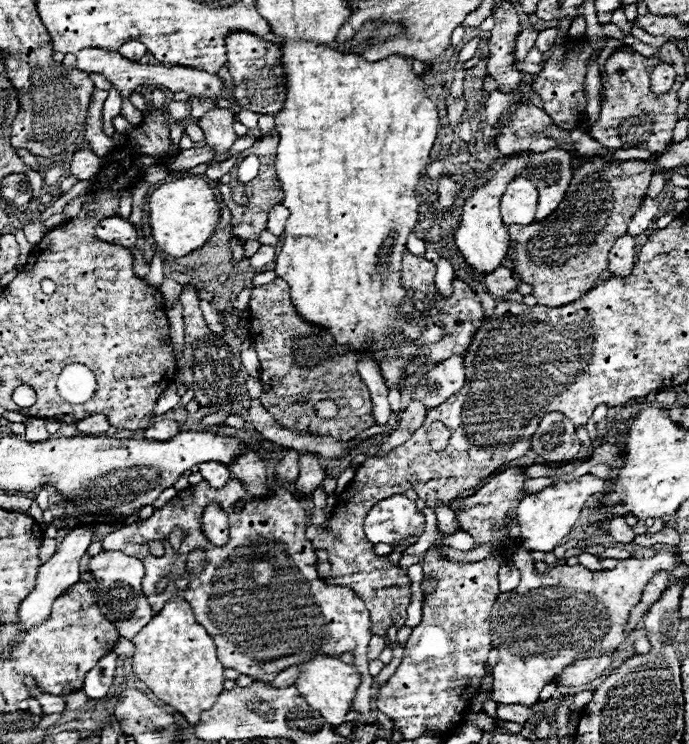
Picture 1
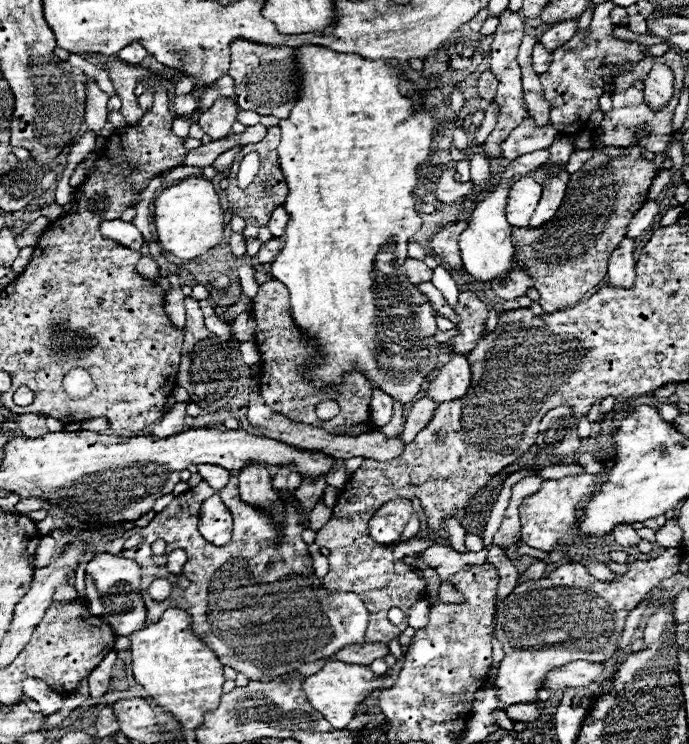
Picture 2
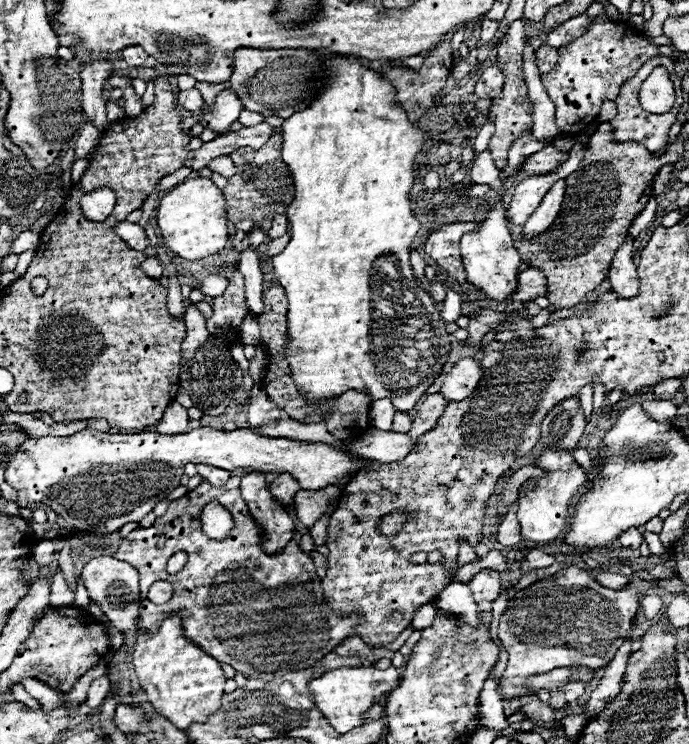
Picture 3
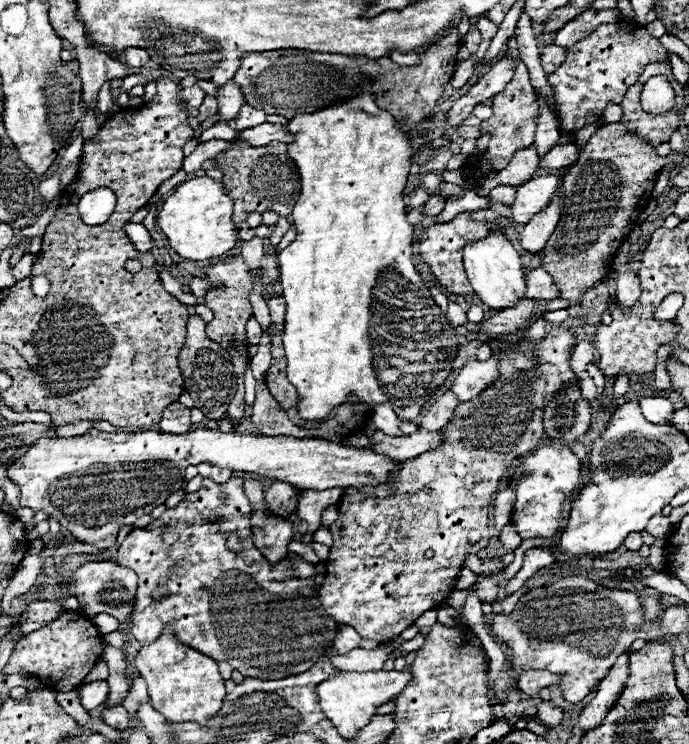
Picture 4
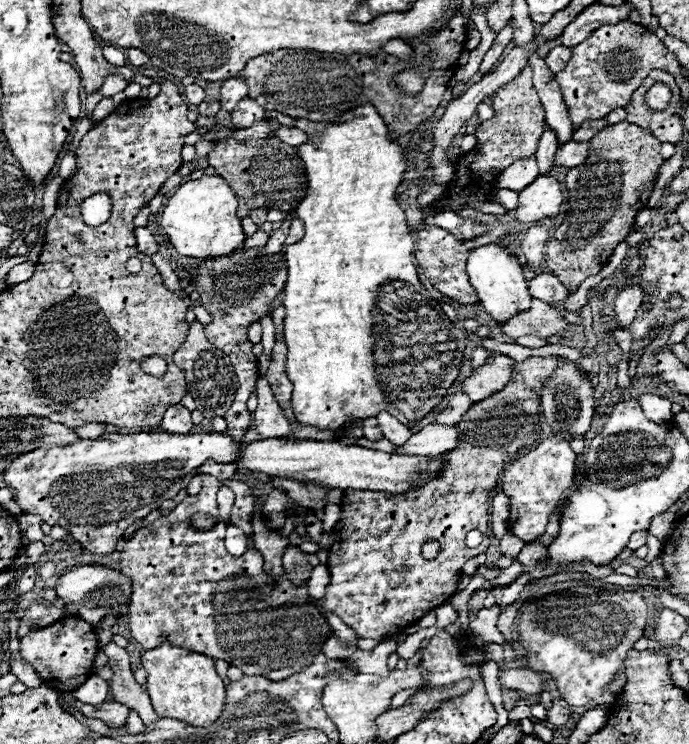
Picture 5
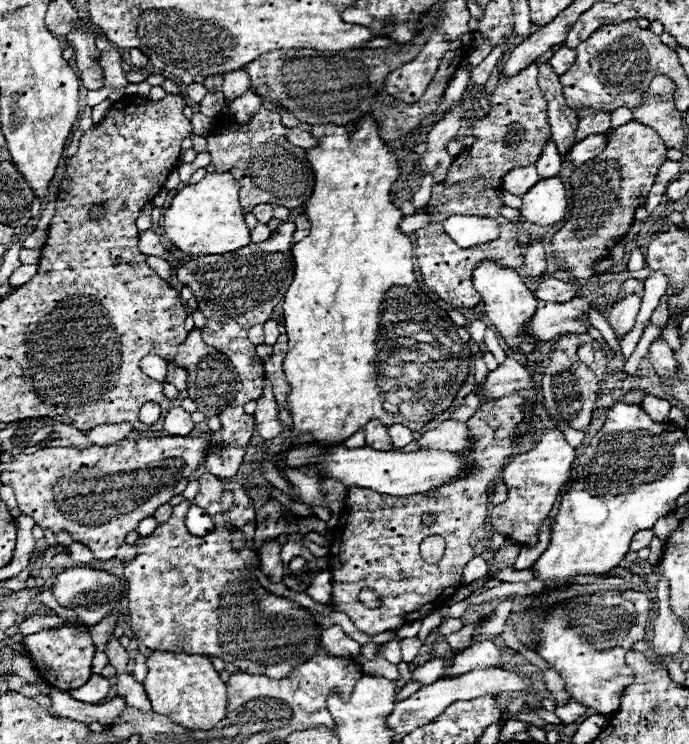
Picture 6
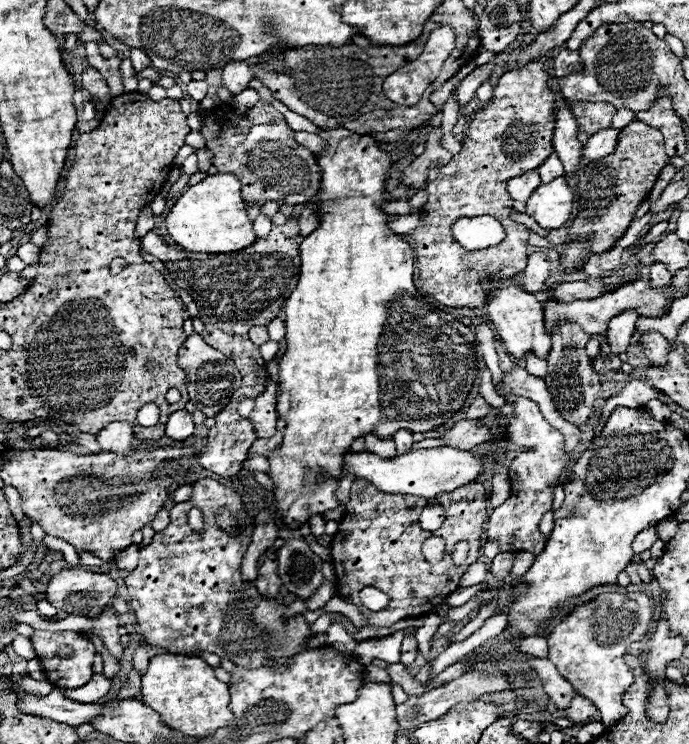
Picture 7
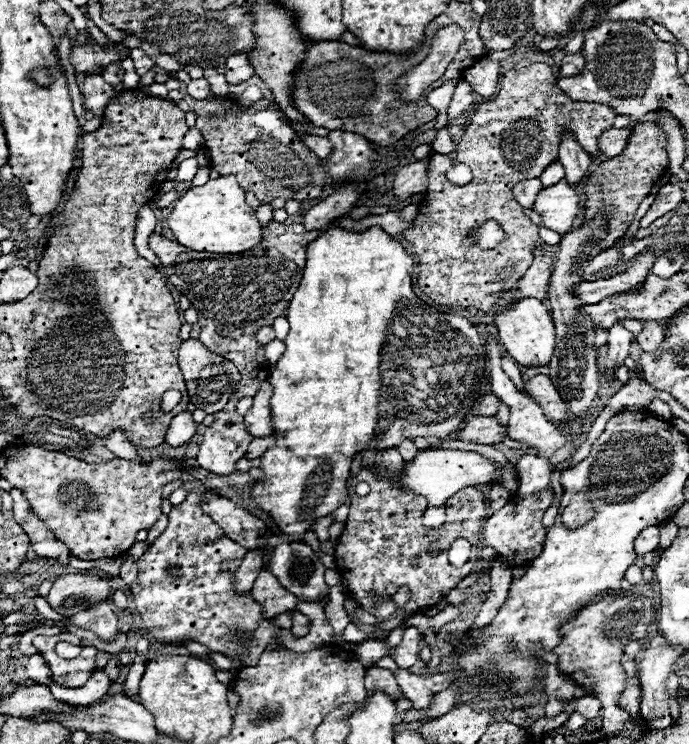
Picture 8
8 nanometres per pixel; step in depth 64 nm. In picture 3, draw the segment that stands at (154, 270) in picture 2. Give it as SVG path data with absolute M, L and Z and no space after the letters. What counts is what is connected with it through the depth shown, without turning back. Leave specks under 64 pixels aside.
M148 258L146 260L146 264L144 266L140 266L148 276L152 276L152 278L162 278L162 274L164 274L164 268L162 268L162 264L160 264L160 260L158 258Z

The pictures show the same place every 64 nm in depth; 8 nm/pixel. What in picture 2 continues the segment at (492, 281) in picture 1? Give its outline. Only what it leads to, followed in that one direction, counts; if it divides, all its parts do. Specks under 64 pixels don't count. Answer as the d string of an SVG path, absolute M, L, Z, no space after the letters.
M512 270L506 276L504 286L500 286L496 282L492 284L492 290L496 292L496 296L500 296L504 300L516 300L520 296L526 296L530 288L534 288L534 278L524 270Z

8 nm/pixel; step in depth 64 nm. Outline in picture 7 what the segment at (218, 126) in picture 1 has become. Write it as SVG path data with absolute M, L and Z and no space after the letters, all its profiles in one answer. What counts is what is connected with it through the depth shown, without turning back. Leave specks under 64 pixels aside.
M238 60L238 62L228 62L222 70L222 80L226 84L226 88L230 90L232 96L240 94L244 88L248 88L248 82L252 80L252 70L248 66L246 60Z

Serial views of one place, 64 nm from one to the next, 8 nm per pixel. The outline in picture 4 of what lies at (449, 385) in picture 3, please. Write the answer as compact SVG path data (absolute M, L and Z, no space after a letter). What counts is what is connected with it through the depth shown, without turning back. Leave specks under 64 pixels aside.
M492 354L486 362L472 360L460 370L458 378L452 382L452 392L462 402L472 400L482 390L492 386L498 380L498 376L500 376L500 360L496 358L496 354Z

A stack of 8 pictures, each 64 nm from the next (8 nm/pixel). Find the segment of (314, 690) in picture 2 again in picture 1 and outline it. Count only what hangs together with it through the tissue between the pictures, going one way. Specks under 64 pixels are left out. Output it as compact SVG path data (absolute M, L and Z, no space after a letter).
M324 654L314 656L312 660L308 660L300 666L302 666L302 674L296 680L296 688L306 698L306 702L312 708L316 708L332 726L344 724L344 716L350 712L350 706L356 698L358 684L362 682L362 674L352 664L344 664L338 658L324 656Z

